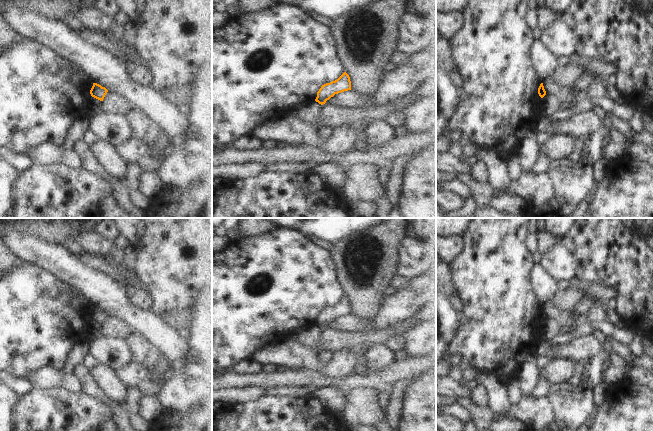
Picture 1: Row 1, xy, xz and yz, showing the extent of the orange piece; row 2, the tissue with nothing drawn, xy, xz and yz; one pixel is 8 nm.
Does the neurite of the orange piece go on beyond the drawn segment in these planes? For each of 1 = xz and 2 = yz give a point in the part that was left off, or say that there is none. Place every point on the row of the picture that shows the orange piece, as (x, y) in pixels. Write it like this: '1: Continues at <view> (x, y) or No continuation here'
1: No continuation here
2: No continuation here.

